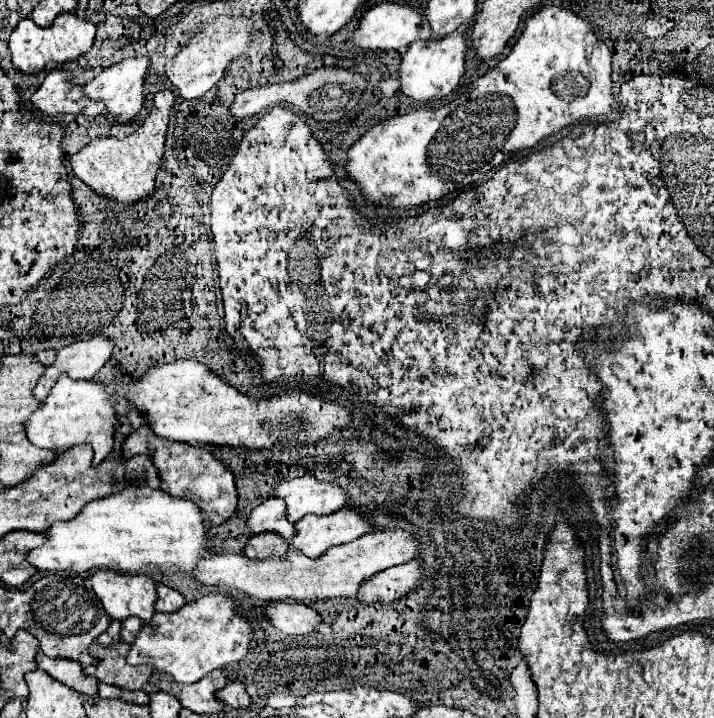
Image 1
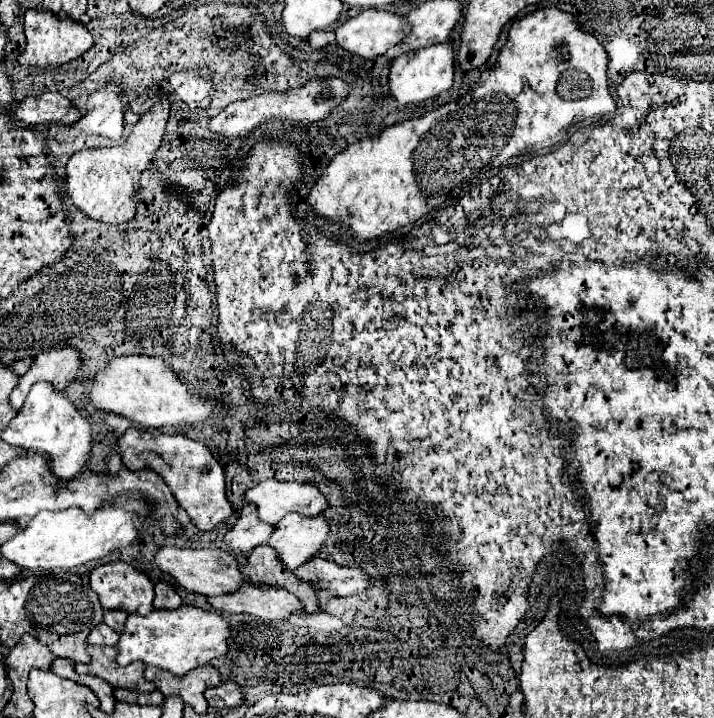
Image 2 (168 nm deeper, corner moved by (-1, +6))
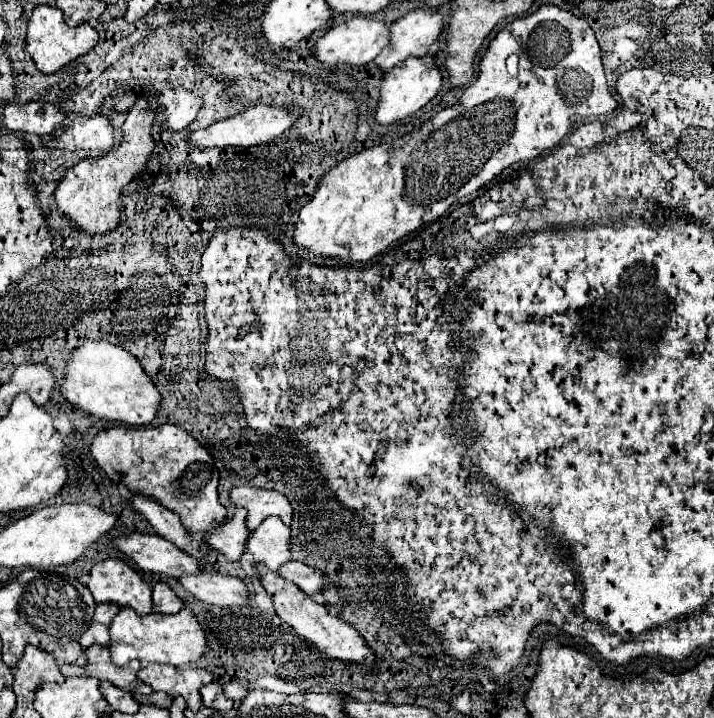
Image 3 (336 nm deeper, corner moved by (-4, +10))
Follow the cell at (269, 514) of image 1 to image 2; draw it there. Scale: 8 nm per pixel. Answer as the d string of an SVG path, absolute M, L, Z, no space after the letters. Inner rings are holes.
M245 504L239 512L239 518L235 526L225 534L223 542L239 556L249 556L255 546L265 544L269 538L269 532L273 532L273 526L261 524L257 520L257 512L251 504Z

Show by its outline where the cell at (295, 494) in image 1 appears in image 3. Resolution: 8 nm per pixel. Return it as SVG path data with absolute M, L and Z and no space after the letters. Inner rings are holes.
M242 486L230 492L230 500L234 506L248 510L246 526L250 530L256 530L268 516L278 516L280 520L284 520L284 524L292 522L292 506L288 498L276 490Z

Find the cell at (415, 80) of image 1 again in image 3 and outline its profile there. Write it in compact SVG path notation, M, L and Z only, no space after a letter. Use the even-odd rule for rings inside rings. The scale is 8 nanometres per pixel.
M422 56L422 58L408 58L404 64L398 64L388 72L380 86L380 102L376 106L376 120L380 124L394 124L406 116L412 116L416 110L420 110L424 104L428 104L442 86L442 72L434 62L434 56Z

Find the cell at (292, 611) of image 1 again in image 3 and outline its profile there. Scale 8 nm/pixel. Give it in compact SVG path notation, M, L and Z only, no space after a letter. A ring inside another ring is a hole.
M202 572L198 576L182 576L182 586L204 604L214 606L246 606L250 592L242 578L222 576L220 572Z

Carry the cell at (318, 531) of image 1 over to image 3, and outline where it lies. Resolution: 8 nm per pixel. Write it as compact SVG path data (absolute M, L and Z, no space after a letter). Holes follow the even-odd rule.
M266 518L248 538L246 550L252 552L256 562L264 562L270 570L278 570L284 562L292 560L290 526L282 520Z

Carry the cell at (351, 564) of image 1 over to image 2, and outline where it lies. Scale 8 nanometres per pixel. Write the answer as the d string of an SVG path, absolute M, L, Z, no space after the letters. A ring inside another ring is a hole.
M159 548L155 552L155 562L161 572L171 574L181 588L187 592L197 592L203 596L219 596L237 590L245 582L235 558L223 550L187 550L187 548Z

